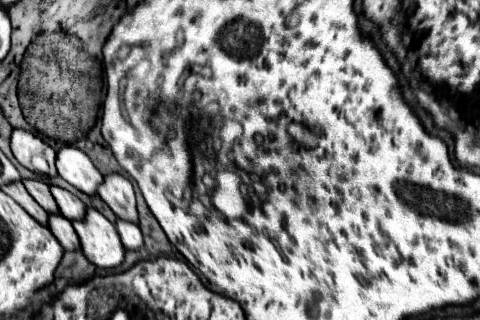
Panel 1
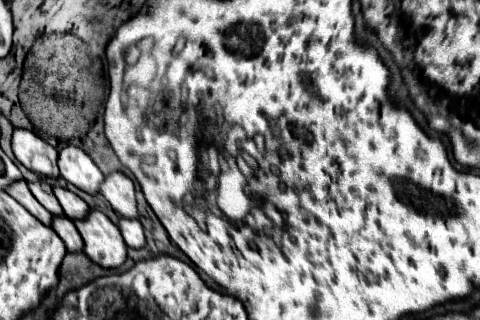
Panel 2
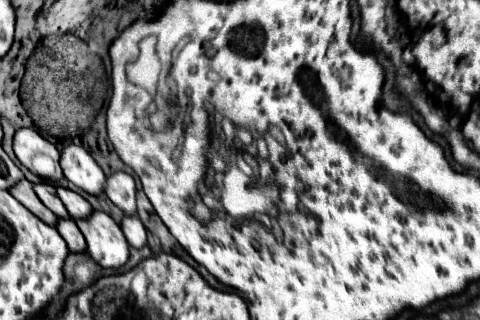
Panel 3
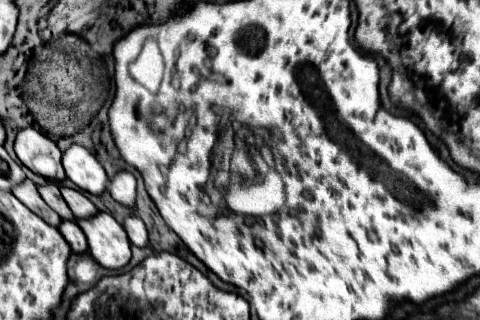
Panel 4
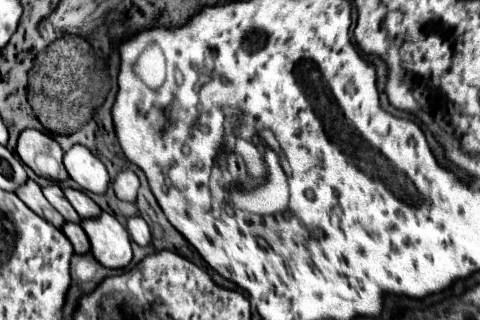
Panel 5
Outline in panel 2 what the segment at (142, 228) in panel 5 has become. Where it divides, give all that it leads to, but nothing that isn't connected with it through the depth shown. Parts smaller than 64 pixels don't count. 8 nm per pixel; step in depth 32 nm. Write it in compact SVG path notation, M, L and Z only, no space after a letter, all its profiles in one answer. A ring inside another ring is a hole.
M120 218L118 220L118 230L124 238L124 244L128 248L142 248L146 244L144 240L144 230L140 226L138 220L126 220L126 218Z

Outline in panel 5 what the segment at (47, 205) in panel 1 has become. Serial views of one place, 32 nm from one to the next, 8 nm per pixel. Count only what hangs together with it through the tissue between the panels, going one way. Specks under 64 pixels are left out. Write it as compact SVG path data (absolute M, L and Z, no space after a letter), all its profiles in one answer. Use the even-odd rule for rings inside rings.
M50 184L50 186L42 188L42 194L44 194L44 198L64 216L64 220L68 220L68 222L80 222L80 216L78 216L76 210L68 204L68 200L64 198L64 192L62 192L62 188L60 188L58 184Z

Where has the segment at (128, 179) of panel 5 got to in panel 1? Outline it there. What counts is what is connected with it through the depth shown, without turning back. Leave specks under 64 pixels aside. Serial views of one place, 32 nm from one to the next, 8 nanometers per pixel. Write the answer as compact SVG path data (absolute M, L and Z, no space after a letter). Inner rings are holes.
M108 174L104 176L104 182L96 192L104 204L120 218L126 222L138 222L138 212L136 212L136 198L134 198L134 186L128 178L120 174Z

